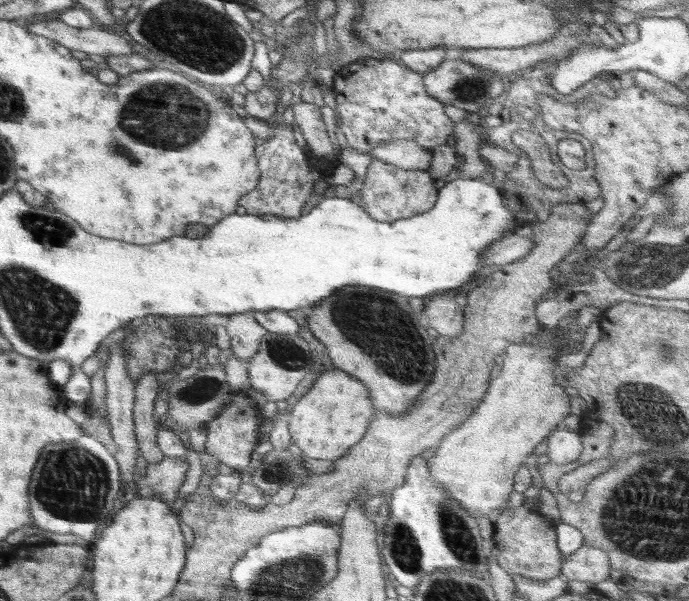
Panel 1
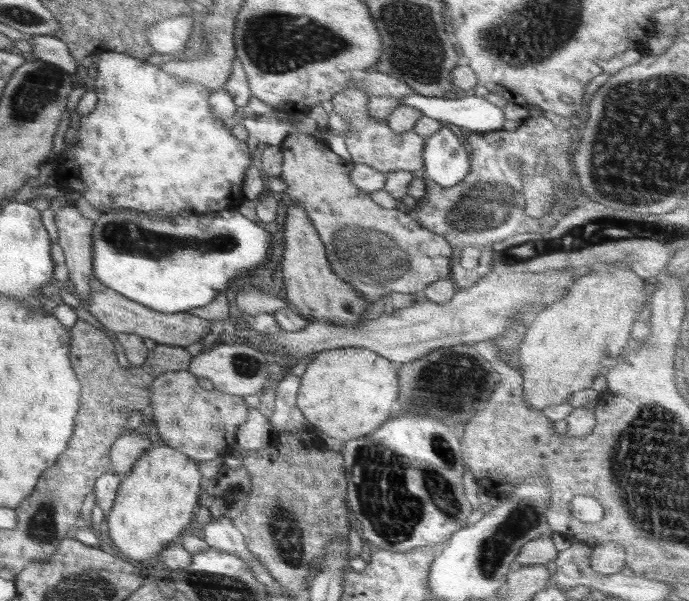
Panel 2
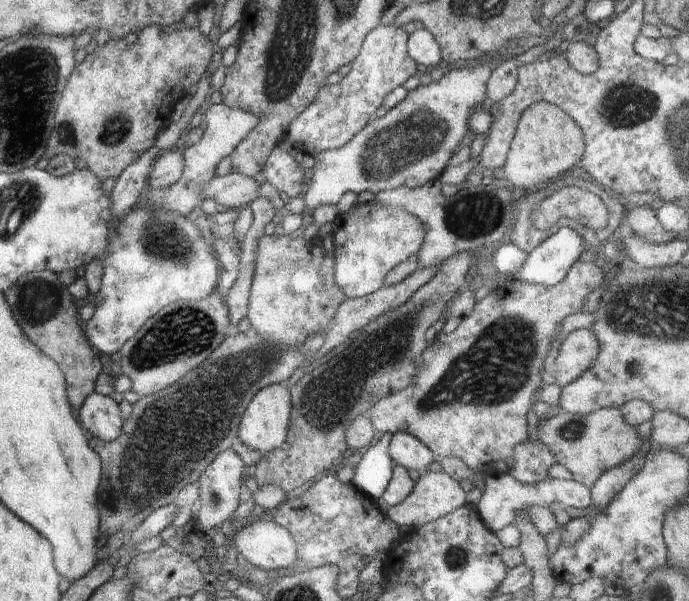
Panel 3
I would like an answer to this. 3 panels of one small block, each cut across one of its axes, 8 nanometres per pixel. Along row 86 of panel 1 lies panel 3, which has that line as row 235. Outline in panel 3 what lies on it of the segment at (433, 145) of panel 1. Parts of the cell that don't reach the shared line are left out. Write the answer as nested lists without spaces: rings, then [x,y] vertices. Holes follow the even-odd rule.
[[[376,201],[357,202],[347,212],[338,213],[333,224],[335,281],[346,299],[362,298],[377,291],[393,267],[417,254],[425,237],[425,226],[417,216]]]

